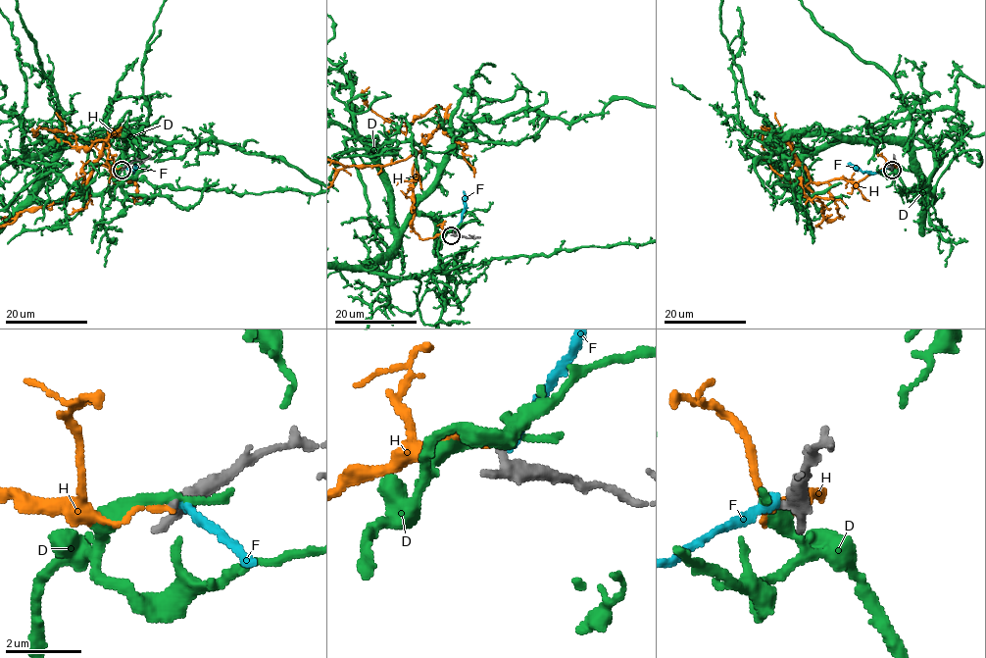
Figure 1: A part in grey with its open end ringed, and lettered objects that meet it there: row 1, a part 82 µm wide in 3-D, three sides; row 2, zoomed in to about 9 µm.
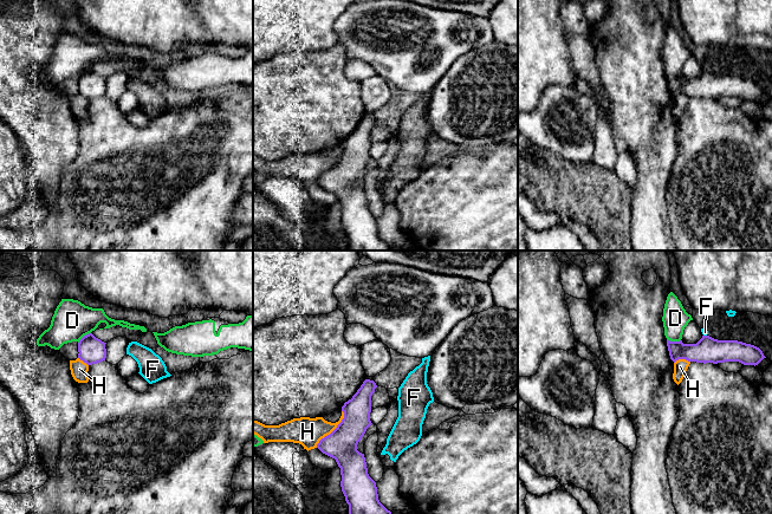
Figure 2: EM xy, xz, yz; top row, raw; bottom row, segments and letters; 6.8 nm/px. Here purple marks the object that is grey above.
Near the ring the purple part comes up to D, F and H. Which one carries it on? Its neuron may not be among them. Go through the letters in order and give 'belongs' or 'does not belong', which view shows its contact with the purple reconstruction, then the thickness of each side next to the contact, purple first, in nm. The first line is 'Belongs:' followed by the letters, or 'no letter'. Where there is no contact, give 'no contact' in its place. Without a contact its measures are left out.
Belongs: no letter
D: does not belong; contact in xy; calibres 180 and 260 nm
F: does not belong; contact in yz; calibres 180 and 50 nm
H: does not belong; contact in xz; calibres 220 and 190 nm

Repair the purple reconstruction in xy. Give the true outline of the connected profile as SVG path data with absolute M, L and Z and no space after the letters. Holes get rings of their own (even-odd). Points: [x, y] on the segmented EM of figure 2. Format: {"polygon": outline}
{"polygon": "M92 333L84 336L78 343L78 358L87 365L105 360L105 344L106 343L96 338Z"}

